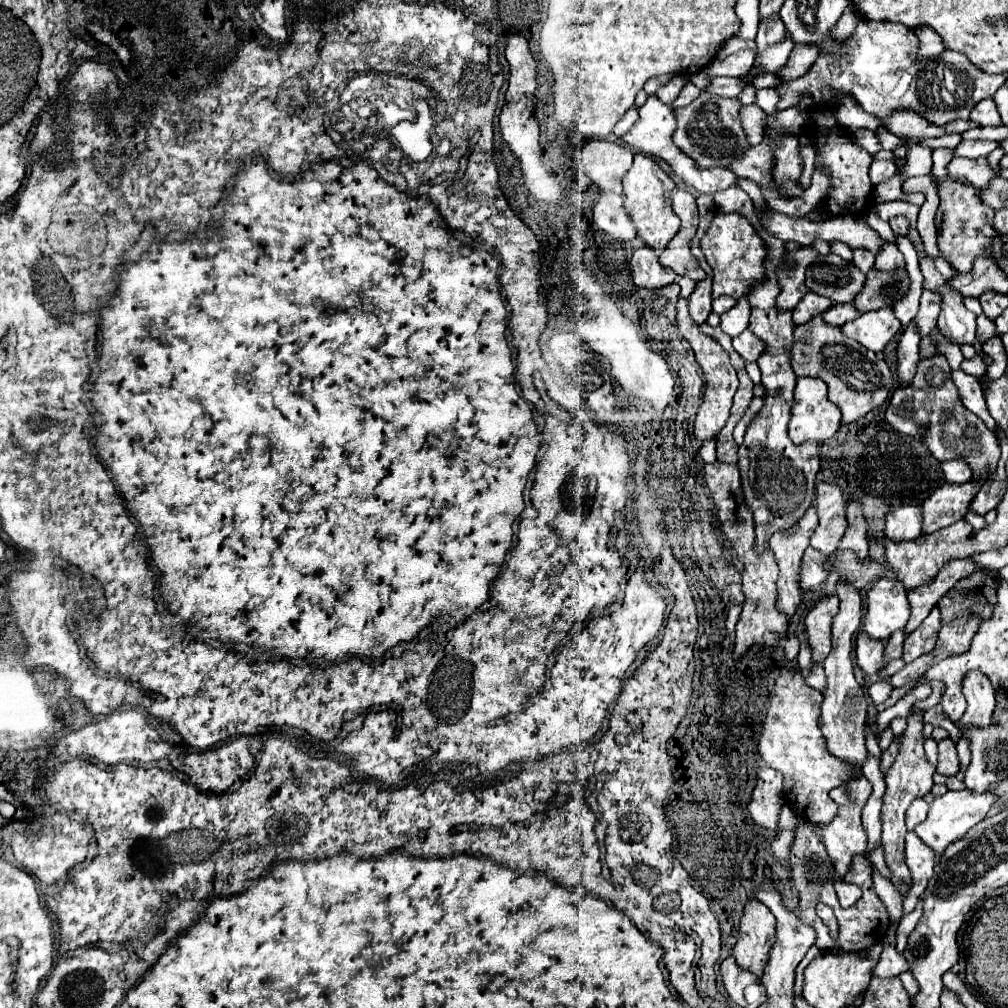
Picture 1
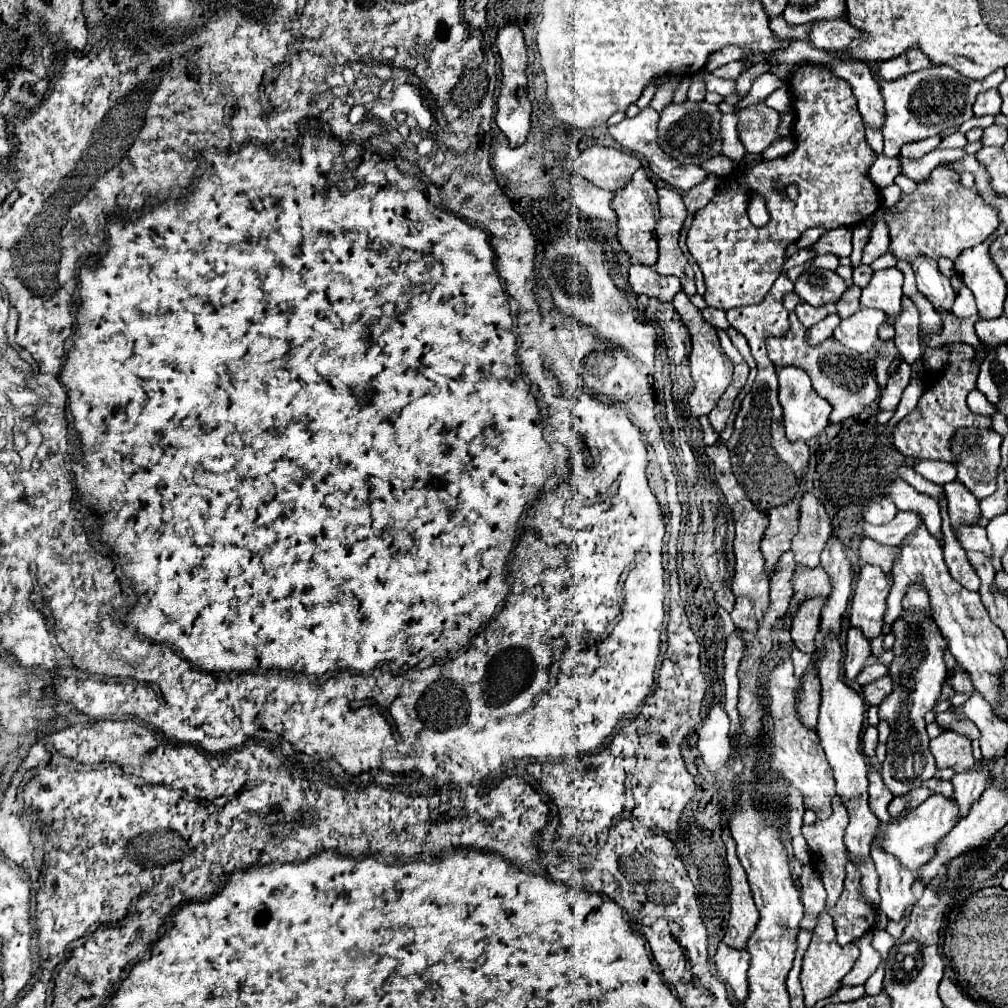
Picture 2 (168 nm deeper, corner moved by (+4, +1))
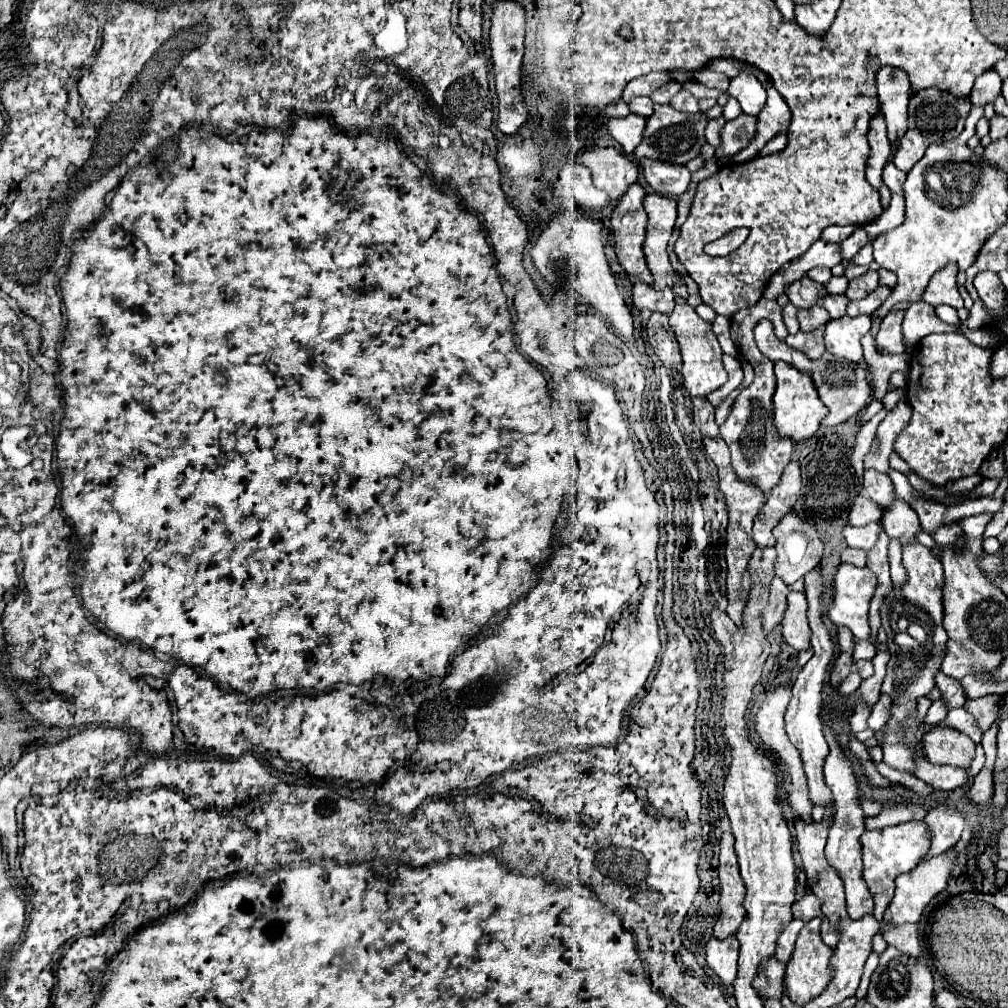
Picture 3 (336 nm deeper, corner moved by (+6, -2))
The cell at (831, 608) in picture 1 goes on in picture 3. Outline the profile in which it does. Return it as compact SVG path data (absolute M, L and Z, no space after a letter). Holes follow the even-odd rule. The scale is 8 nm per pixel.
M790 593L788 595L788 609L782 619L782 635L788 645L796 651L810 649L810 627L806 619L808 601L804 593Z

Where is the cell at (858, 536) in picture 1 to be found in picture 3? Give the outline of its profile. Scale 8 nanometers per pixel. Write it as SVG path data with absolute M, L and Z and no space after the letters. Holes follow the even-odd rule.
M818 565L816 569L812 569L806 577L806 597L808 597L808 621L810 621L810 629L812 629L812 649L814 649L814 655L812 659L802 667L796 683L794 683L794 689L792 689L792 701L788 705L788 711L786 711L786 733L790 737L790 741L794 743L794 747L800 751L802 755L802 761L804 761L804 771L806 771L806 777L808 777L808 787L810 787L810 797L816 805L828 805L832 803L830 799L830 789L826 787L824 783L824 775L822 775L822 765L824 765L824 759L828 755L828 743L822 735L822 725L820 725L820 709L822 709L822 687L824 687L824 677L826 677L826 671L828 671L828 665L834 657L834 643L832 643L832 637L830 637L830 631L828 627L824 625L824 619L822 619L822 593L824 593L824 577L822 577L822 567Z

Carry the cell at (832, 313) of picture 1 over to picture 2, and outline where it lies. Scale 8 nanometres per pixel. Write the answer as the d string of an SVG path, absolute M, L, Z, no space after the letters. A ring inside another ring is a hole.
M830 314L830 316L826 316L822 322L814 324L812 328L808 328L808 330L806 330L806 340L808 340L808 344L812 344L812 346L822 344L824 340L828 340L828 338L832 336L832 332L834 332L834 328L836 328L838 324L840 324L840 316L838 316L838 314Z

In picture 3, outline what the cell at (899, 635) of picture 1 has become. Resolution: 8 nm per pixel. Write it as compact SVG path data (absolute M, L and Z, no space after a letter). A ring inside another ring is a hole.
M858 641L854 645L854 661L860 659L872 659L876 655L876 647L870 641Z

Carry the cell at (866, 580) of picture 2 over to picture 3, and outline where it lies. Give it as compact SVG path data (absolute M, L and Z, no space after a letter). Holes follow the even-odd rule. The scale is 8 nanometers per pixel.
M842 563L834 575L834 597L828 617L832 623L848 627L856 641L870 637L868 607L876 585L876 575L868 567L860 569Z

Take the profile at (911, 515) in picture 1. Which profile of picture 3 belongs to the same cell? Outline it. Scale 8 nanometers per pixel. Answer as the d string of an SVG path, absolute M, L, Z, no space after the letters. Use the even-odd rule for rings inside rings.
M858 495L856 501L854 501L854 505L850 507L850 517L848 517L848 521L850 521L852 525L862 527L862 525L868 525L868 523L872 523L872 521L880 521L882 515L884 515L884 509L882 509L878 503L874 503L874 501L868 499L868 497Z

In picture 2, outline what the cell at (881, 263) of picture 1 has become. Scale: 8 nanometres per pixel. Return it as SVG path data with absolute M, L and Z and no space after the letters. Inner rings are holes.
M886 268L874 272L870 284L862 290L860 304L866 308L884 310L888 316L896 318L900 314L902 280L904 276L898 268Z

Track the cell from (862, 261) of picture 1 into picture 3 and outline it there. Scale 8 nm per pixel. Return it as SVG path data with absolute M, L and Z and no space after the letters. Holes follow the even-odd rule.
M868 271L862 277L856 277L856 279L850 281L848 291L846 291L846 297L850 301L864 299L870 291L874 291L874 287L878 287L878 273L876 271Z

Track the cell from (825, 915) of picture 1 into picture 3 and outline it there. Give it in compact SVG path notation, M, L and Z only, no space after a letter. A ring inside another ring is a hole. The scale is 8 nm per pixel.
M812 919L804 925L804 929L800 931L800 937L796 939L794 945L794 953L792 953L792 961L786 967L786 975L784 975L784 987L788 991L788 997L796 1003L796 1005L806 1005L808 1001L816 999L832 981L834 977L834 969L830 965L830 959L834 955L834 949L828 947L822 937L820 937L820 925L822 919Z

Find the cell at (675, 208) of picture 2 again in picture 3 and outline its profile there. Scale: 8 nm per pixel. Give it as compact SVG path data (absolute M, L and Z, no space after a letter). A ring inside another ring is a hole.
M650 193L644 199L644 209L648 213L648 225L646 225L646 241L644 241L644 253L648 261L648 269L654 275L654 289L672 287L674 295L686 297L686 283L684 277L674 271L668 259L668 239L672 235L674 223L676 223L676 201L666 195Z

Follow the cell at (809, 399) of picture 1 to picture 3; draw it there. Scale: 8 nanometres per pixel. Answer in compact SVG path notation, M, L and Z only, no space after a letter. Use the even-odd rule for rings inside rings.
M776 361L774 371L776 371L776 393L772 401L774 401L774 423L778 433L794 441L810 439L818 431L820 421L828 415L826 405L820 401L816 387L808 375L798 373L794 367L790 367L784 361Z

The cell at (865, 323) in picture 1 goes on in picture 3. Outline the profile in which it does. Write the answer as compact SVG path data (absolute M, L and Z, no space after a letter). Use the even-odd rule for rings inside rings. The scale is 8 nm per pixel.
M858 315L842 319L832 319L826 323L826 351L848 359L852 363L862 363L862 337L870 331L870 315Z

